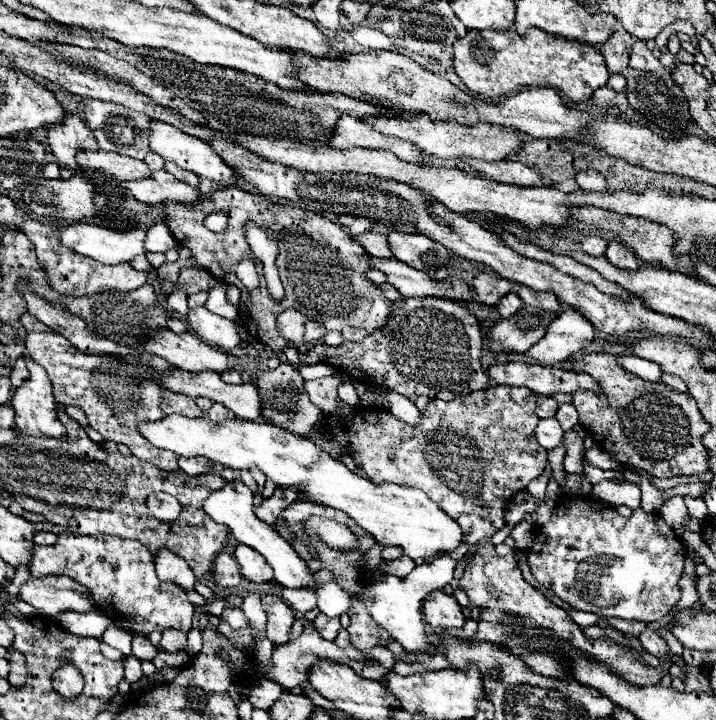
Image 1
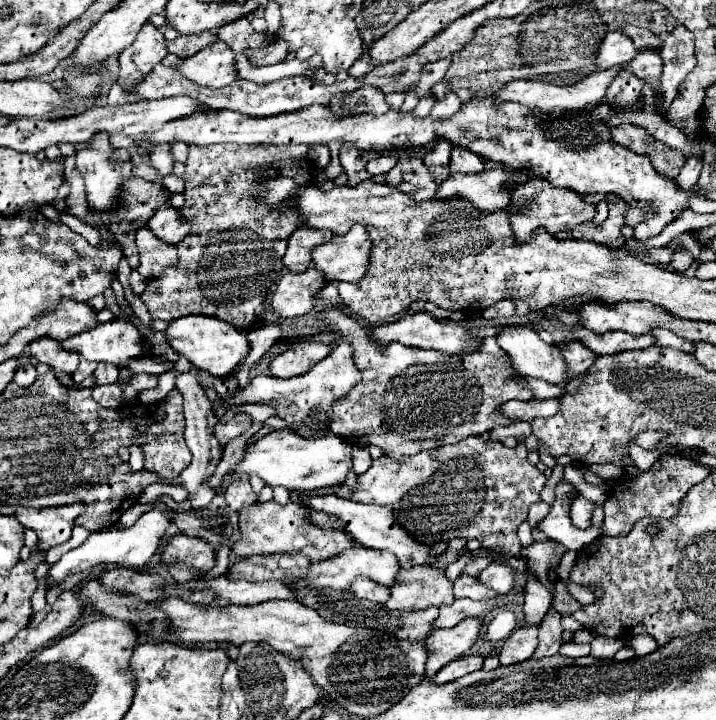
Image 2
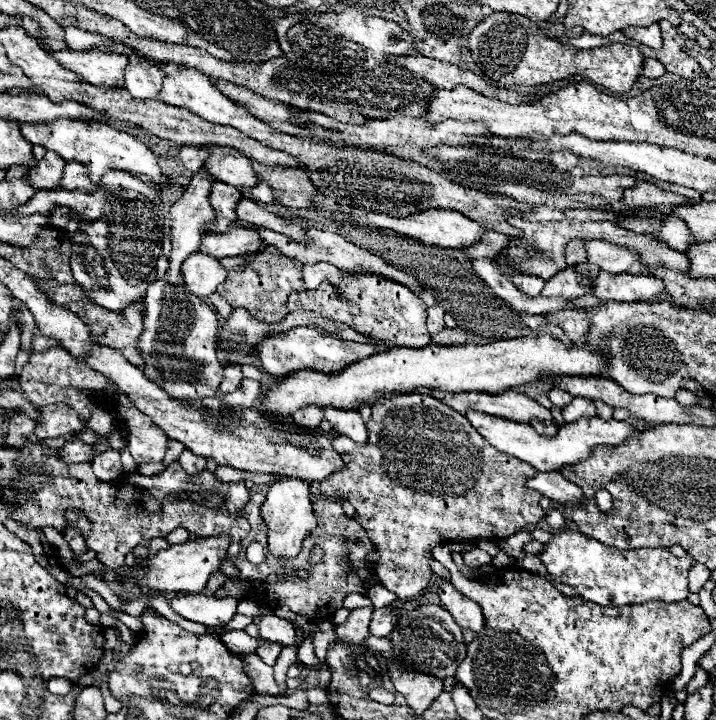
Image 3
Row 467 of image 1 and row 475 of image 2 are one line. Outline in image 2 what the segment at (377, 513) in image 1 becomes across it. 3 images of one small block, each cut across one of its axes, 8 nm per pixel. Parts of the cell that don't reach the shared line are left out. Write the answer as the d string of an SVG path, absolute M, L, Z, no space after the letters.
M274 430L266 438L260 438L246 446L240 462L234 466L230 474L226 474L226 482L238 482L250 476L262 478L268 486L284 486L288 490L310 492L324 486L342 484L352 470L350 462L352 446L336 434L326 434L318 438L300 438L294 432Z

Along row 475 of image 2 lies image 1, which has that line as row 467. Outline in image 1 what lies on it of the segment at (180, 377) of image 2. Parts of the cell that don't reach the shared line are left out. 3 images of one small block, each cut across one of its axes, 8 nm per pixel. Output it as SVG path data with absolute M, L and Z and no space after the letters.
M178 458L180 468L190 474L190 476L200 476L200 474L208 474L212 464L208 458Z

